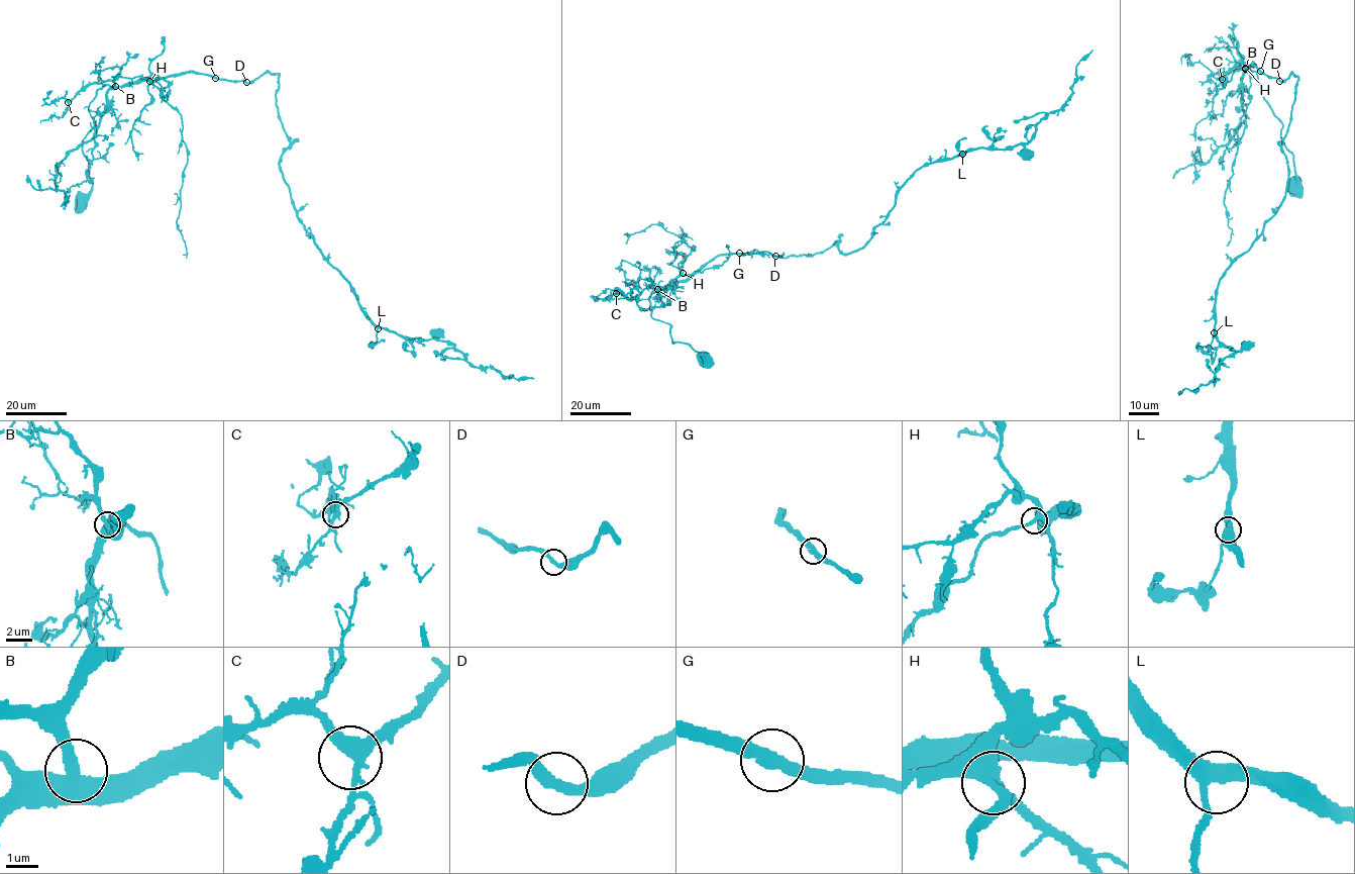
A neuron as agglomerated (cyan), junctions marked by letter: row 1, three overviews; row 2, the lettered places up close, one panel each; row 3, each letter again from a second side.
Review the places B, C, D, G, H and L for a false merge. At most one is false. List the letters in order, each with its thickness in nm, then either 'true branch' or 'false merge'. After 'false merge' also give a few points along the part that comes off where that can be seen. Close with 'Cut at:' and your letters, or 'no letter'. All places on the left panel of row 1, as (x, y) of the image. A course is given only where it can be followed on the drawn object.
B: 360 nm thick; true branch
C: 360 nm thick; true branch
D: 320 nm thick; true branch
G: 320 nm thick; true branch
H: 320 nm thick; true branch
L: 320 nm thick; true branch
Cut at: no letter

